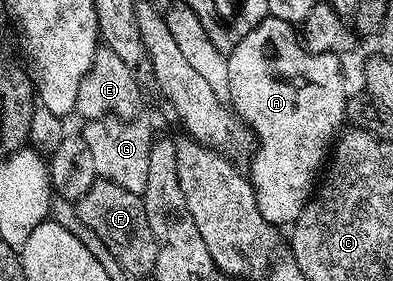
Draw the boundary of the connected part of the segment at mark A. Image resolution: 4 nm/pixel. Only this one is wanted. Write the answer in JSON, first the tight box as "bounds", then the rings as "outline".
{"bounds":[227,18,347,225],"outline":[[[271,18],[264,19],[262,23],[255,25],[255,29],[251,29],[251,33],[247,33],[247,37],[243,37],[243,41],[239,41],[239,45],[235,45],[235,49],[228,52],[227,58],[229,60],[227,65],[227,77],[229,78],[228,102],[231,104],[237,118],[249,126],[250,131],[255,136],[255,150],[251,156],[251,162],[248,164],[250,167],[249,171],[247,170],[247,178],[252,183],[253,190],[257,193],[259,213],[263,213],[263,217],[267,217],[267,221],[271,224],[282,225],[281,223],[286,223],[286,225],[292,225],[297,222],[297,218],[301,216],[303,209],[309,204],[309,200],[315,191],[315,184],[322,174],[323,164],[334,146],[335,136],[342,130],[343,124],[341,122],[345,123],[347,119],[347,90],[345,91],[345,75],[341,72],[339,61],[341,59],[336,54],[309,51],[294,24]]]}

